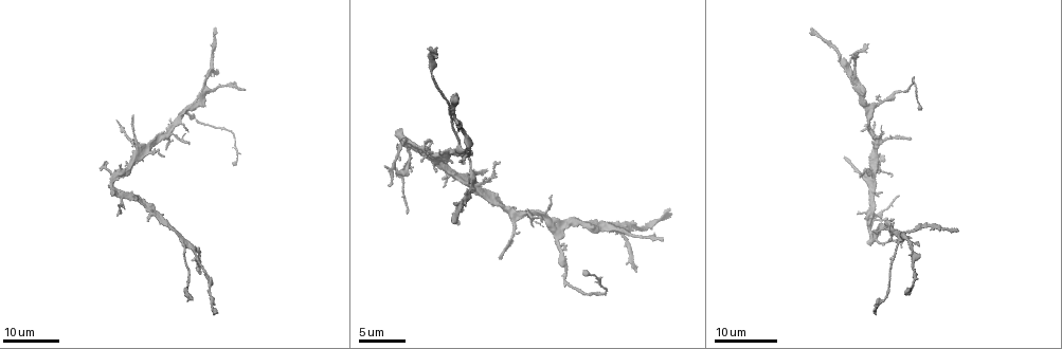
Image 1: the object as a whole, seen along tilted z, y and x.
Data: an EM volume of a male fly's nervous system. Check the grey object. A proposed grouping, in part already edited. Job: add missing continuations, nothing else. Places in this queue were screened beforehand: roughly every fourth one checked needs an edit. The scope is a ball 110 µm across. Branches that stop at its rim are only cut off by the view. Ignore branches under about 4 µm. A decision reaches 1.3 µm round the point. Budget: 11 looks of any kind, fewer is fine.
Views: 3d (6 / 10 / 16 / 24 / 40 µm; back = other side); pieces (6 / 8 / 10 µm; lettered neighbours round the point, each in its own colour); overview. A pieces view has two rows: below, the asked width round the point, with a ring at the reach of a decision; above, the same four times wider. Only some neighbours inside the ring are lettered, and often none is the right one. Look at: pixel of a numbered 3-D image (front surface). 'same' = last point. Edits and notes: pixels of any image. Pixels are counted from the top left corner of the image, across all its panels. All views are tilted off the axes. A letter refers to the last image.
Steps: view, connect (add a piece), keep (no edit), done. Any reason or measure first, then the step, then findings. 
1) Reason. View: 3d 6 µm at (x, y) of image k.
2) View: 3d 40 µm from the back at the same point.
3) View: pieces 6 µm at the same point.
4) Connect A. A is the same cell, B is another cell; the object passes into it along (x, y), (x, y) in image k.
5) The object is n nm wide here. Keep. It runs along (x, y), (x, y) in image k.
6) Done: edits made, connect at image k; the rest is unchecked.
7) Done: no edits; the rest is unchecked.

Branch stops here. View: 3d 24 µm at (244, 87) of image 1.

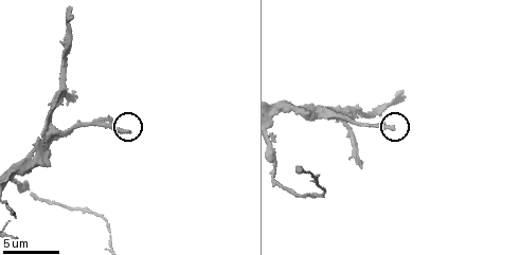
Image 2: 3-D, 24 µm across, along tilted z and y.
Closer look. View: 3d 10 µm at (126, 130) of image 2.

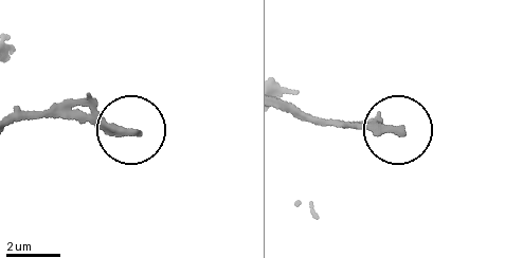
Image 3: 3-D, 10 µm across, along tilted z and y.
What lies round it. View: pieces 6 µm at (401, 129) of image 3.

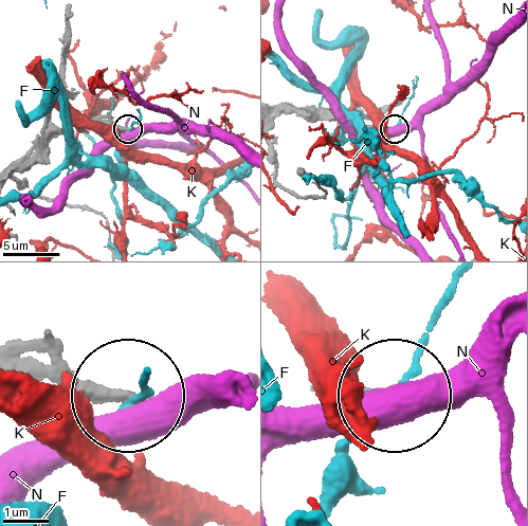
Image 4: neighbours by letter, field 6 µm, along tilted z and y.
Keep. F, K and N are other cells; it runs along (20, 362), (56, 365), (120, 396) in image 4; none of them fits.

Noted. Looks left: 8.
Tapers out. View: 3d 6 µm at (360, 166) of image 2.

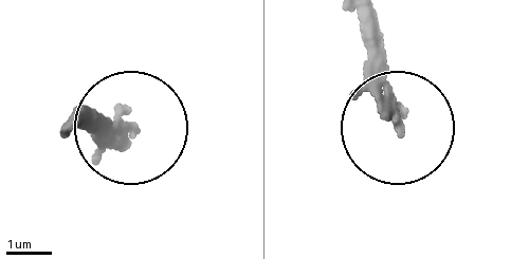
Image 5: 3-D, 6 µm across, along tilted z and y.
What lies round it. View: pieces 6 µm at (403, 128) of image 5.

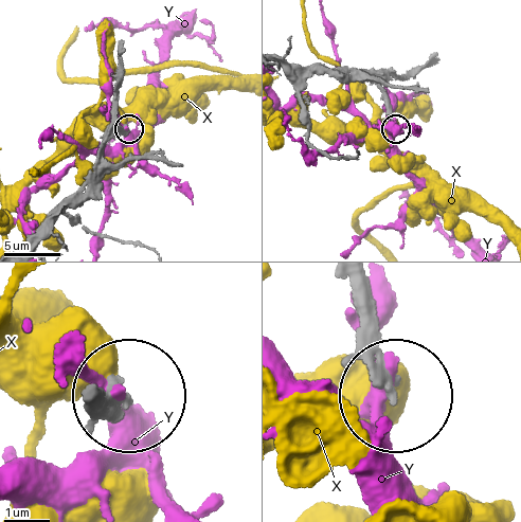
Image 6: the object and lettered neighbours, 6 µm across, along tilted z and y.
The object is 180 nm wide here. Keep. X and Y are other cells; it runs along (349, 286), (360, 343), (391, 393) in image 6; none of them fits.

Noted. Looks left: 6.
Branch stops here. View: 3d 16 µm at (165, 147) of image 1.

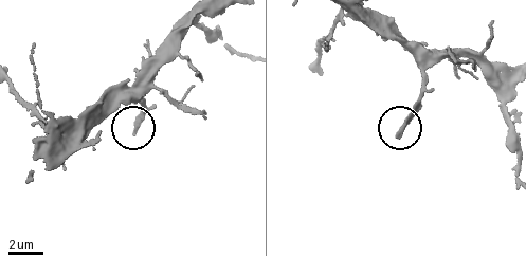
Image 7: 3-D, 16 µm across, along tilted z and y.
View: pieces 6 µm at (135, 132) of image 7.

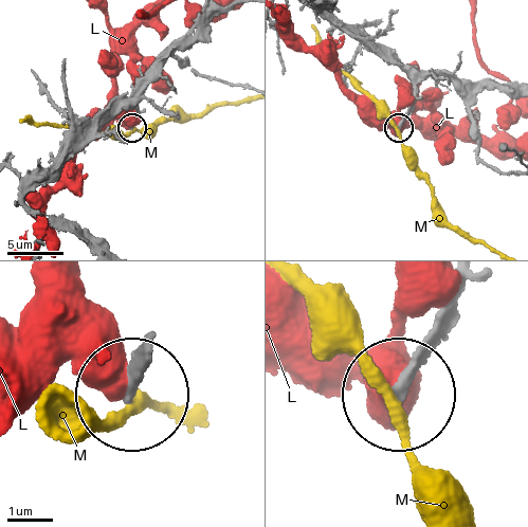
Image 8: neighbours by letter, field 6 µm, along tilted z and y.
Keep. L and M are other cells; it runs along (459, 283), (397, 395) in image 8; no lettered piece goes on from it.

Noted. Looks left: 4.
Long arm stops here. View: pieces 10 µm at (298, 170) of image 2.

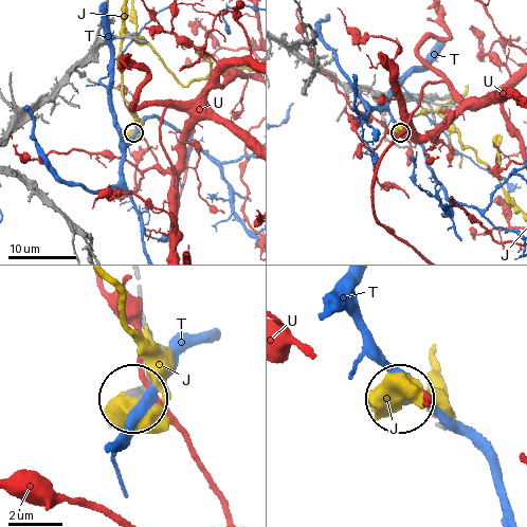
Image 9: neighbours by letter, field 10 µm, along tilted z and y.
Keep. J, T and U are other cells; it runs along (140, 285), (150, 365), (137, 393) in image 9; none of them fits.

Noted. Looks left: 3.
End of a long branch. View: 3d 16 µm at (214, 314) of image 1.

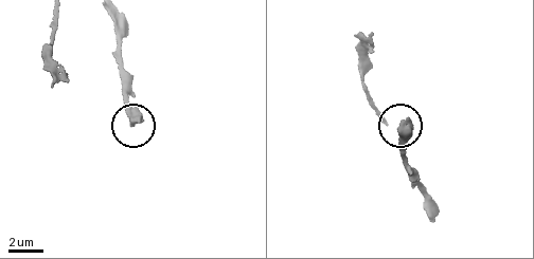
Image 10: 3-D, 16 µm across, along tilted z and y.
View: pieces 6 µm at (137, 122) of image 10.

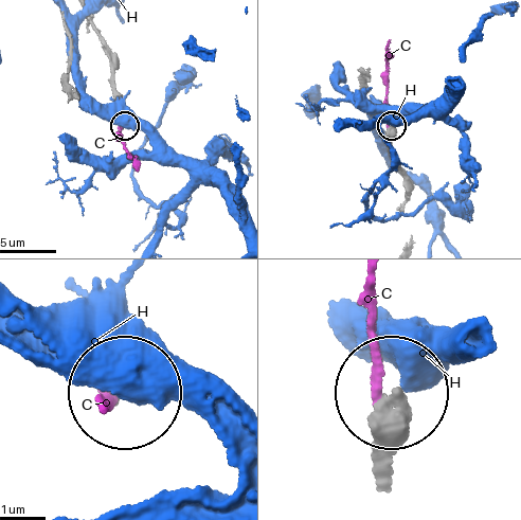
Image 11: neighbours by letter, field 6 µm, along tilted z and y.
Connect C. C is the same cell, H is another cell; the neuron continues.

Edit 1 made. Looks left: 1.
Done: edits made, connect at image 11; the rest is unchecked.

